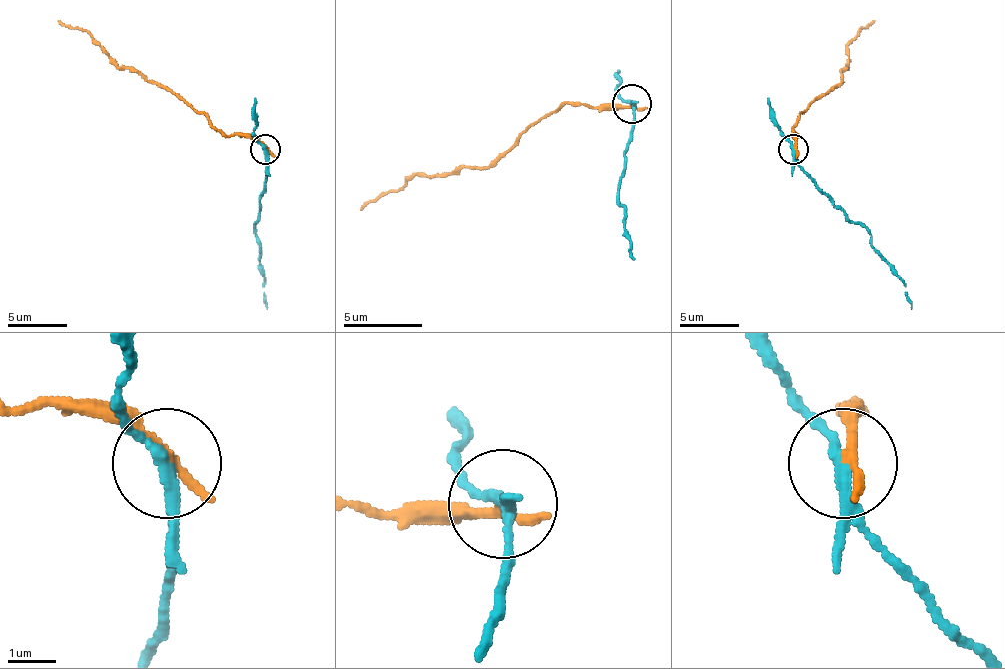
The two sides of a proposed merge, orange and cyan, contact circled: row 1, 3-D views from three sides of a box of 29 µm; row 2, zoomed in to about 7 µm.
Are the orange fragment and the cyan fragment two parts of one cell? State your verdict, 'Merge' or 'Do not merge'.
Do not merge

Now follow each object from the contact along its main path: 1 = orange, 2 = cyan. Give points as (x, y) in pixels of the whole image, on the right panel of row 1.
1: (792, 150), (795, 138), (792, 126), (840, 81), (846, 69), (849, 42), (873, 21)
2: (792, 150), (792, 162), (867, 230), (873, 248), (906, 287), (912, 308)

